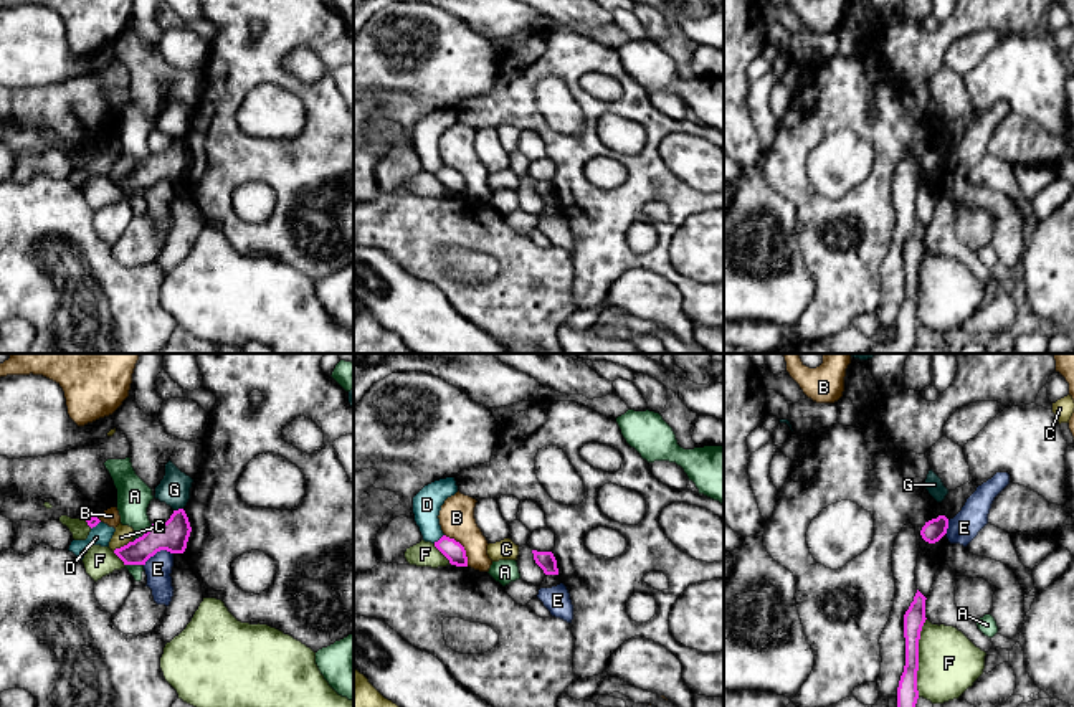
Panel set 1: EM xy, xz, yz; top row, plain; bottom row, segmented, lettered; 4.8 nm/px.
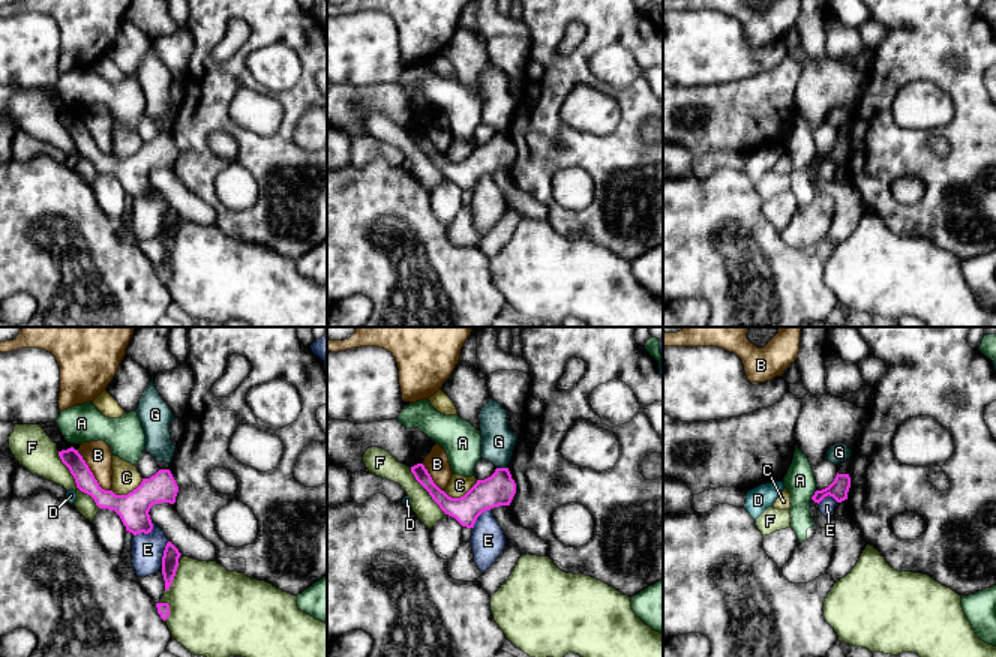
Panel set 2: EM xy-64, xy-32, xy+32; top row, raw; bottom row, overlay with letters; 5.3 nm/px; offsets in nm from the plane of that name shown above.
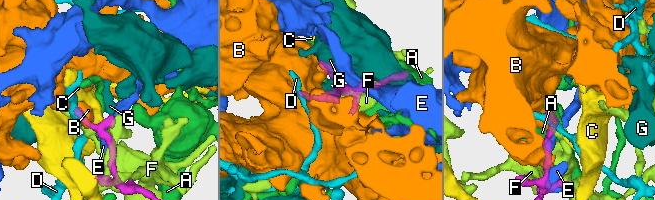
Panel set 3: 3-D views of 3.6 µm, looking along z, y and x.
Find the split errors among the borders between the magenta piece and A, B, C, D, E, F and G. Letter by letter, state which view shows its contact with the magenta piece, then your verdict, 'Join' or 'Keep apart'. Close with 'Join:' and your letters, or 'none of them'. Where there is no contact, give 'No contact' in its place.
A: Touches magenta in xy. Keep apart
B: Touches magenta in xz. Keep apart
C: Touches magenta in xy. Keep apart
D: Touches magenta in xz. Keep apart
E: Touches magenta in xy. Keep apart
F: Touches magenta in yz. Keep apart
G: Touches magenta in xy. Keep apart
Join: none of them

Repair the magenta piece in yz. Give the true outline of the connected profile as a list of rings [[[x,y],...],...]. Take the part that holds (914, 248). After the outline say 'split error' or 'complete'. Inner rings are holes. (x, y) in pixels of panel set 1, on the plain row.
[[[917,220],[914,231],[904,244],[905,296],[897,317],[897,339],[882,349],[869,349],[863,354],[912,354],[919,329],[919,269],[925,253],[925,226]]]; complete

